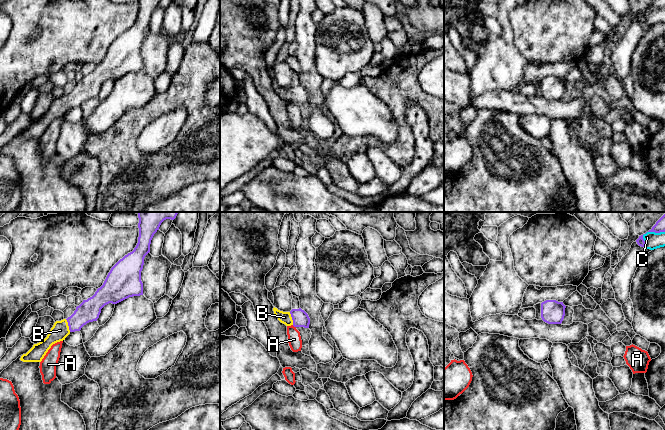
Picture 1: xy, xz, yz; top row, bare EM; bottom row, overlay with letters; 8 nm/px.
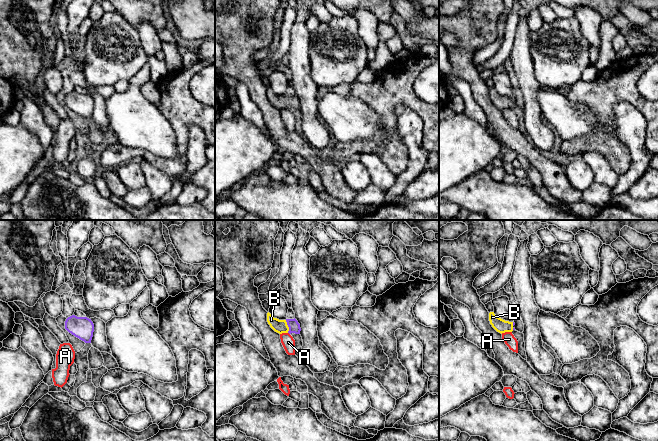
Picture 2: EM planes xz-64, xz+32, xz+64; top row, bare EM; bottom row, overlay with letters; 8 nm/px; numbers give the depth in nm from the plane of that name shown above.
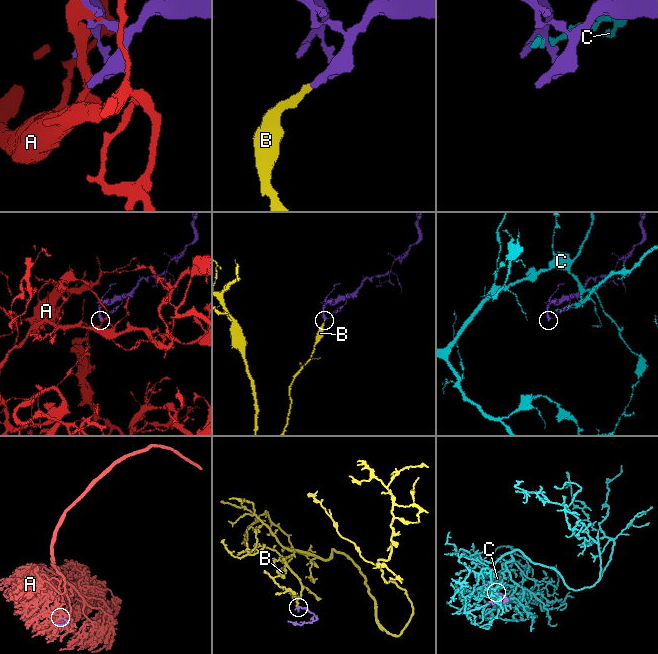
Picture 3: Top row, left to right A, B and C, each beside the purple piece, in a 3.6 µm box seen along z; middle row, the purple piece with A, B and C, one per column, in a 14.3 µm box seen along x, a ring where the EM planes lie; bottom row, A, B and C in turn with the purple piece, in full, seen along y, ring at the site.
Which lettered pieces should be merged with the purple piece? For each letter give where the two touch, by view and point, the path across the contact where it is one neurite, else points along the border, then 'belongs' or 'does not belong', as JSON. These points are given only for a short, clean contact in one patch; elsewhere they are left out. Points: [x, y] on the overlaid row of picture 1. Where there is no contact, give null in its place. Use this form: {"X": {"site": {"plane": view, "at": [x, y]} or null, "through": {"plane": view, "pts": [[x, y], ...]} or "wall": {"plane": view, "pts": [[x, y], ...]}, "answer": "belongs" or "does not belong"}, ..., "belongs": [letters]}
{"A": {"site": {"plane": "xz", "at": [294, 326]}, "answer": "does not belong"}, "B": {"site": {"plane": "xy", "at": [68, 325]}, "through": {"plane": "xy", "pts": [[89, 310], [74, 323], [68, 325], [60, 330]]}, "answer": "belongs"}, "C": {"site": {"plane": "yz", "at": [646, 232]}, "wall": {"plane": "yz", "pts": [[664, 231], [646, 232], [643, 235], [644, 247]]}, "answer": "does not belong"}, "belongs": ["B"]}

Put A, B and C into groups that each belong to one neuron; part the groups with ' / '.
A / B / C

